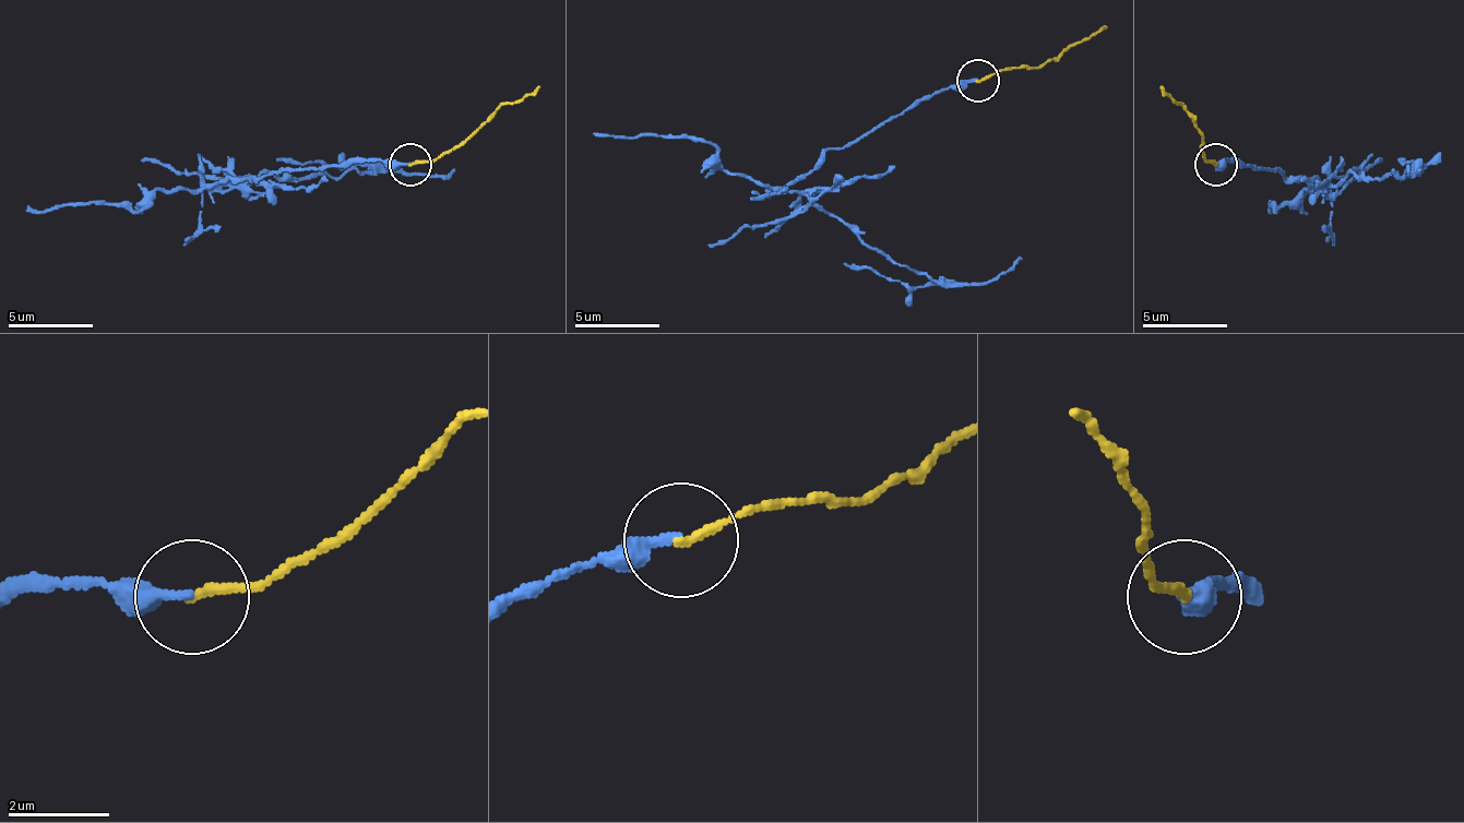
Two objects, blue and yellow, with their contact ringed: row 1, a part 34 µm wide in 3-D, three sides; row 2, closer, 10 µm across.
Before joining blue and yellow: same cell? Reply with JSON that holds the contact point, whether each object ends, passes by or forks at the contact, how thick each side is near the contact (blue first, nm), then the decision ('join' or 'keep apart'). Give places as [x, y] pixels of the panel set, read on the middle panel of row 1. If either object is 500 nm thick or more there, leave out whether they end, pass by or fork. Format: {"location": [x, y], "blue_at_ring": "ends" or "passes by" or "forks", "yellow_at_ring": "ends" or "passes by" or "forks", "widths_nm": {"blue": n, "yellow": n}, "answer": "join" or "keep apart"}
{"location": [977, 81], "blue_at_ring": "ends", "yellow_at_ring": "ends", "widths_nm": {"blue": 260, "yellow": 180}, "answer": "keep apart"}

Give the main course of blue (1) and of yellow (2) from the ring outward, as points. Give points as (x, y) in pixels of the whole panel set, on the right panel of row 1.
1: (1214, 164), (1236, 159), (1274, 167), (1282, 176), (1337, 185), (1351, 171), (1418, 171), (1402, 176), (1393, 167)
2: (1214, 164), (1201, 155), (1201, 129), (1163, 86)

